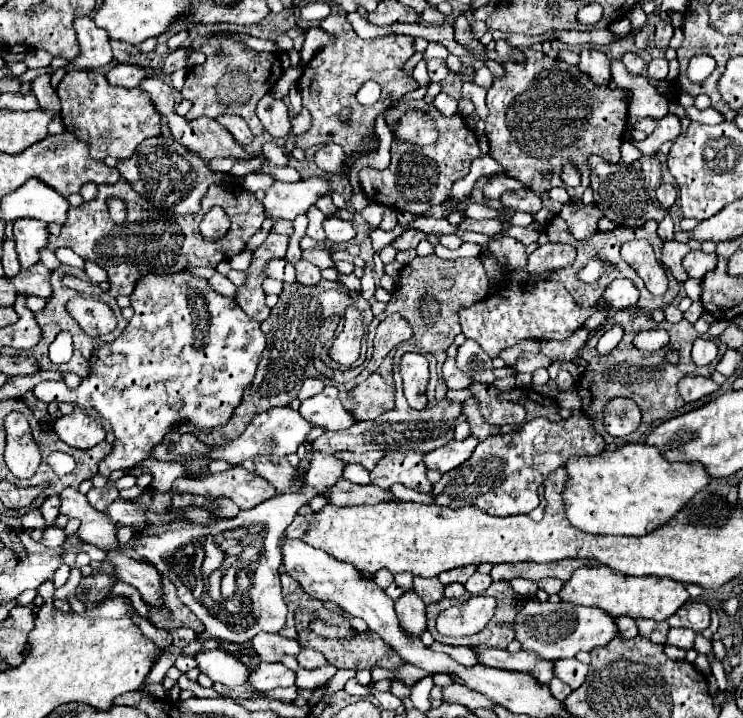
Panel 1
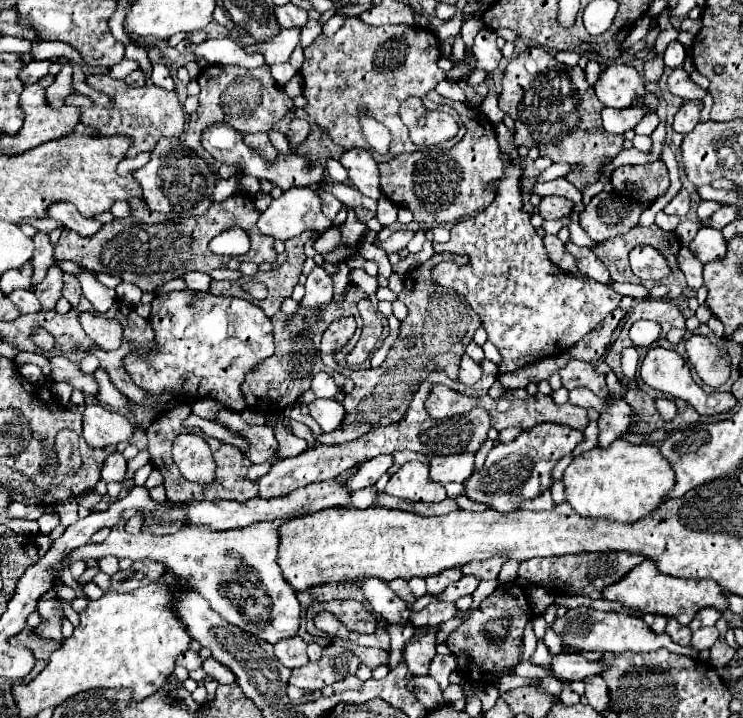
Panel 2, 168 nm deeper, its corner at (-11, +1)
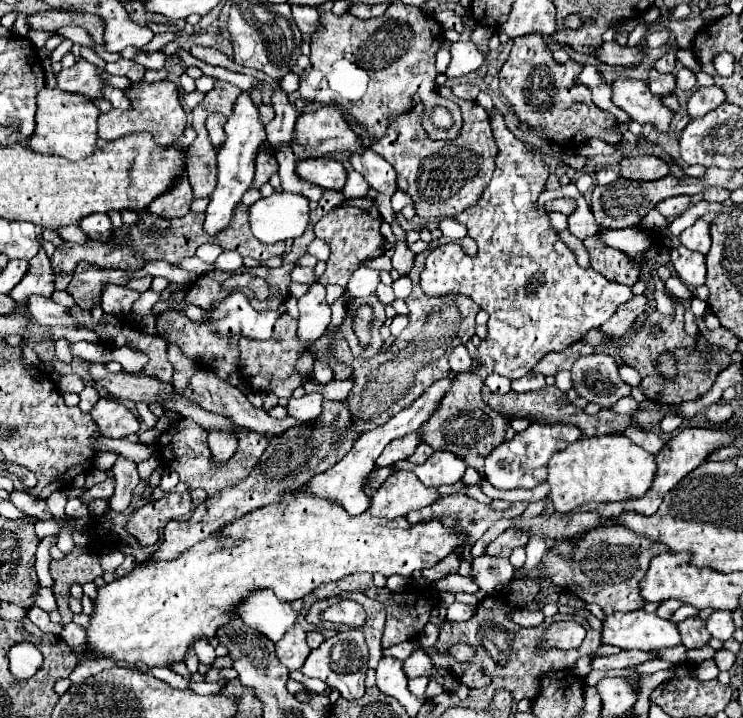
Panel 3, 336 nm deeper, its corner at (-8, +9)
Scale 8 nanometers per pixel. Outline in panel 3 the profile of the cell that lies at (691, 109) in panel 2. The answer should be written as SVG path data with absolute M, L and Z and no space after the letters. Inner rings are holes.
M708 87L708 89L698 89L690 99L688 99L688 115L690 119L702 117L708 111L716 109L718 105L722 105L726 101L726 95L722 89L718 87Z

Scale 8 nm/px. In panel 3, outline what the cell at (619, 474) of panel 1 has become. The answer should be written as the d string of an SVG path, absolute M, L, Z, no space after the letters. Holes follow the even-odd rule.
M624 435L582 437L566 449L554 453L548 461L550 497L558 513L570 513L572 509L598 501L626 501L630 497L642 497L656 475L654 455L632 443Z

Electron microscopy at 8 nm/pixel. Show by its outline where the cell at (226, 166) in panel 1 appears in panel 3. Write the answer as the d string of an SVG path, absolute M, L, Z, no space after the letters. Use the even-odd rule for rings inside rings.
M248 91L240 93L240 97L234 105L234 113L228 117L228 123L224 125L224 131L228 137L226 137L226 143L218 151L218 185L210 197L210 203L206 209L206 219L204 219L204 231L210 237L218 235L220 231L224 231L230 225L236 203L250 189L250 183L254 179L256 153L260 151L260 147L266 141L266 131L264 131L264 123L260 121L260 111Z

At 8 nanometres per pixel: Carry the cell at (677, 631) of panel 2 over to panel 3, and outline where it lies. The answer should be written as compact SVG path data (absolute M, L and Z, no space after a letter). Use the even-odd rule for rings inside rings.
M690 617L682 623L678 623L680 635L682 635L682 643L686 649L696 649L696 647L704 647L702 643L708 645L710 641L710 633L706 629L706 621L702 621L700 617Z

